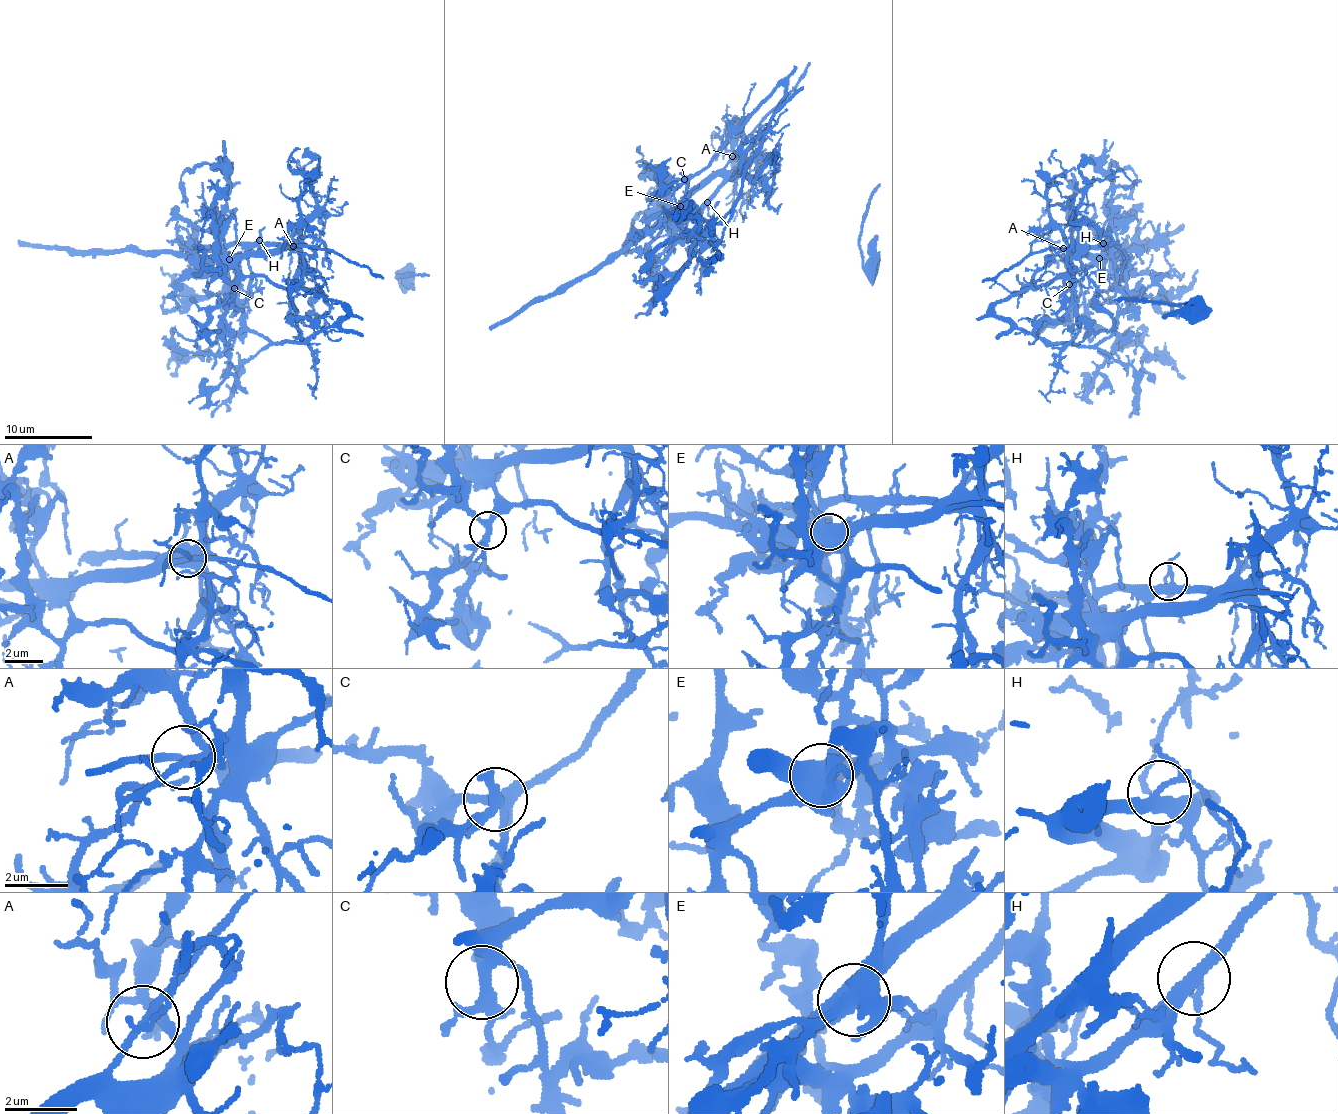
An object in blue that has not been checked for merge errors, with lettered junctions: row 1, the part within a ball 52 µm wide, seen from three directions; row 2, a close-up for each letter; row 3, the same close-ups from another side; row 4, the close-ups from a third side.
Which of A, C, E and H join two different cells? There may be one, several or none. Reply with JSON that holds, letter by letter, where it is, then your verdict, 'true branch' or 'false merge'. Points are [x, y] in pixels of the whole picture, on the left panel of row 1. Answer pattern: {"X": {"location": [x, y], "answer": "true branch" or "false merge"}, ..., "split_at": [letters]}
{"A": {"location": [293, 246], "answer": "true branch"}, "C": {"location": [234, 288], "answer": "true branch"}, "E": {"location": [229, 259], "answer": "false merge"}, "H": {"location": [259, 240], "answer": "true branch"}, "split_at": ["E"]}

